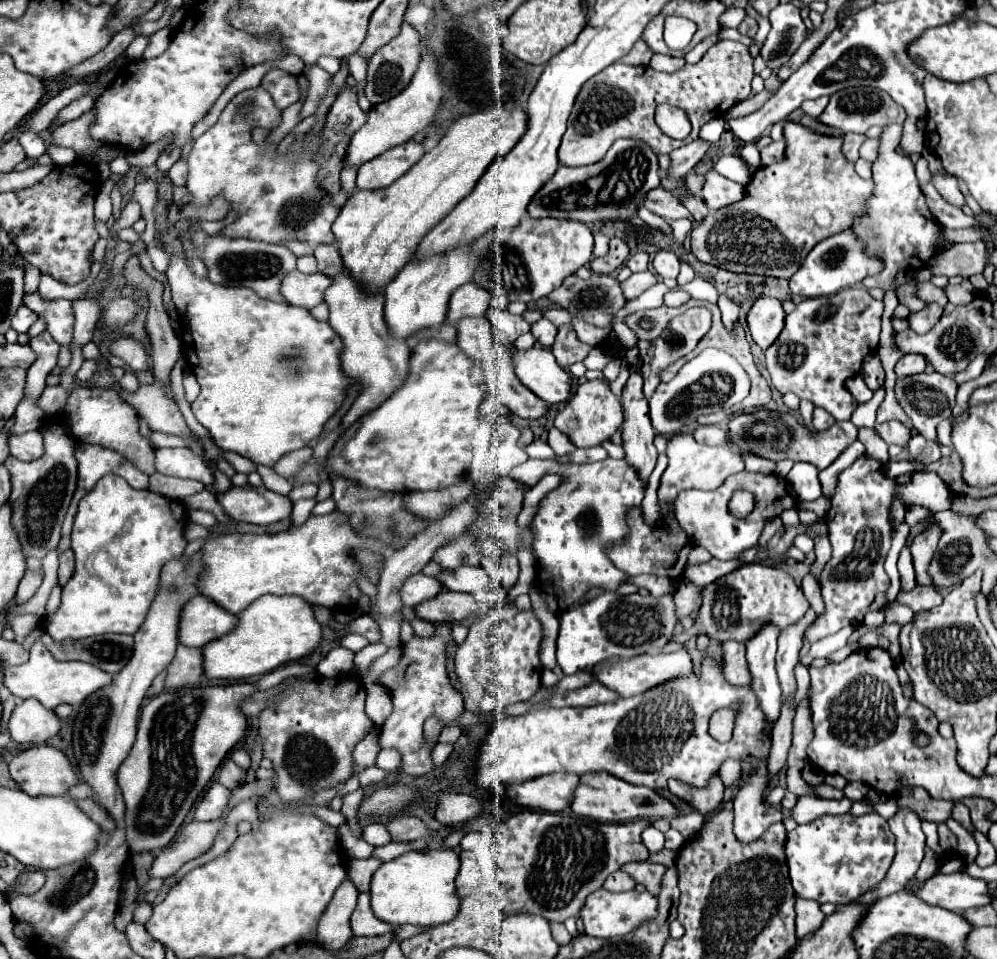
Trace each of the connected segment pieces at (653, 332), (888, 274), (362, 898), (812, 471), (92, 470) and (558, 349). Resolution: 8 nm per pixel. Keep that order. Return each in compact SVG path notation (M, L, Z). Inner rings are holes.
M662 305L662 307L658 307L658 309L638 311L638 313L630 315L630 317L626 319L626 323L628 323L630 329L636 331L638 339L648 339L648 341L650 341L650 339L654 339L662 329L666 329L666 325L668 325L668 321L670 321L672 317L676 317L676 315L684 313L684 311L686 311L686 305L682 305L682 307L666 307L666 305ZM636 319L650 319L652 329L650 329L650 331L642 329L642 327L636 323Z
M886 125L880 135L880 147L878 147L878 159L874 161L872 173L874 173L874 195L868 199L868 215L864 215L856 223L856 233L864 239L870 255L880 255L884 261L884 271L876 277L864 279L864 287L882 287L888 291L892 287L892 281L896 273L904 267L918 269L932 255L936 255L938 245L952 241L978 241L980 233L974 229L962 229L962 231L948 231L944 229L930 213L926 199L918 187L918 179L914 175L914 163L910 157L898 153L898 143L902 135L902 125Z
M370 893L358 895L358 905L350 917L352 933L354 935L384 935L392 931L392 925L386 921L380 921L372 909L370 909Z
M794 463L788 477L790 485L794 485L798 497L802 501L814 501L822 497L822 487L818 479L818 467L812 467L808 463Z
M76 445L76 459L78 459L78 489L72 497L68 507L66 519L62 523L62 539L58 545L58 553L64 553L70 547L70 529L74 523L74 515L78 509L78 501L100 481L100 477L114 473L124 477L134 489L148 487L148 475L138 471L134 465L128 465L120 453L112 449L104 449L100 445Z
M560 327L558 329L558 335L556 335L556 341L552 345L552 353L558 361L560 367L568 369L572 363L576 361L584 361L584 357L592 351L590 345L582 343L578 337L576 337L576 331L572 327Z

